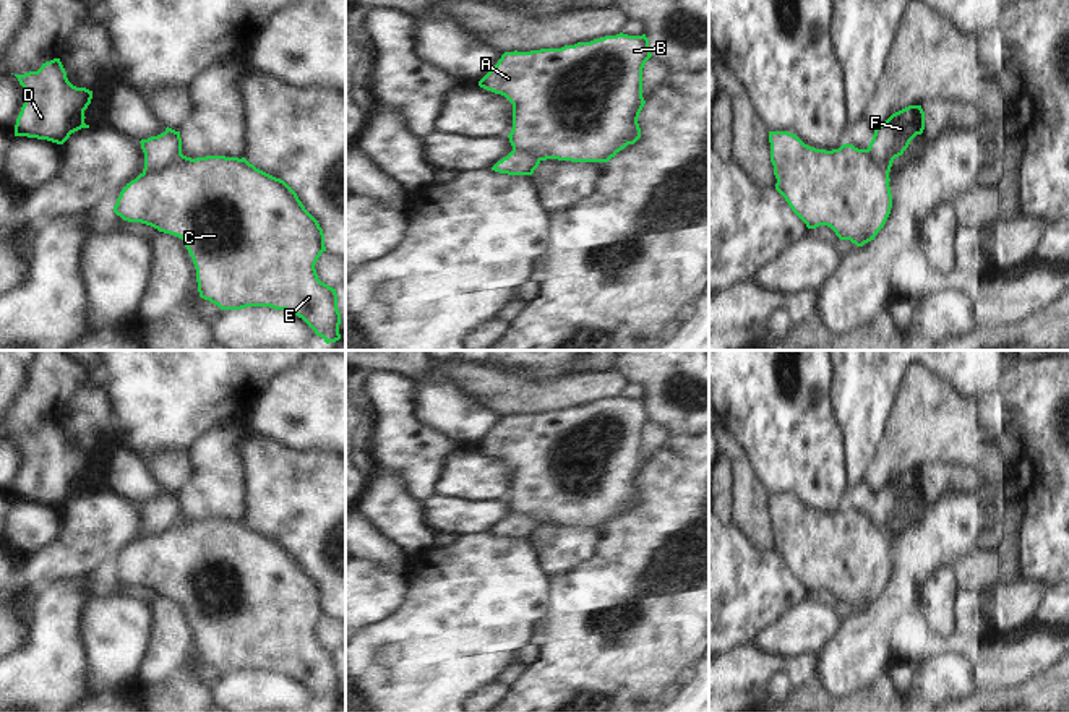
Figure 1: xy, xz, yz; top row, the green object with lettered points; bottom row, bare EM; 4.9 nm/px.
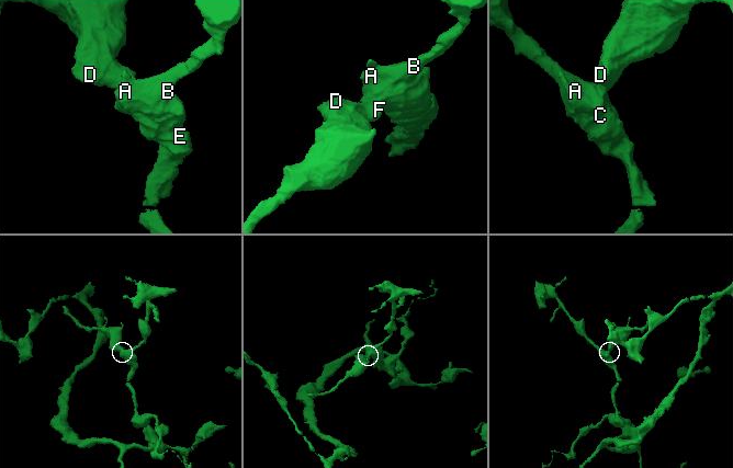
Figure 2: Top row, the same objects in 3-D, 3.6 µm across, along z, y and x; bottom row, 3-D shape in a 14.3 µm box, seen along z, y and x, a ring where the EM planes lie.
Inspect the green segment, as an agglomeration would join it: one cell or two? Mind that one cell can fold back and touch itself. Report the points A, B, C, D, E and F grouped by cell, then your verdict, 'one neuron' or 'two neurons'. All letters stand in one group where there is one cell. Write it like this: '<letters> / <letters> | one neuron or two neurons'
A B C E / D F | two neurons

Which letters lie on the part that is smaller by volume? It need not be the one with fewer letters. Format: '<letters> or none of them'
D, F

